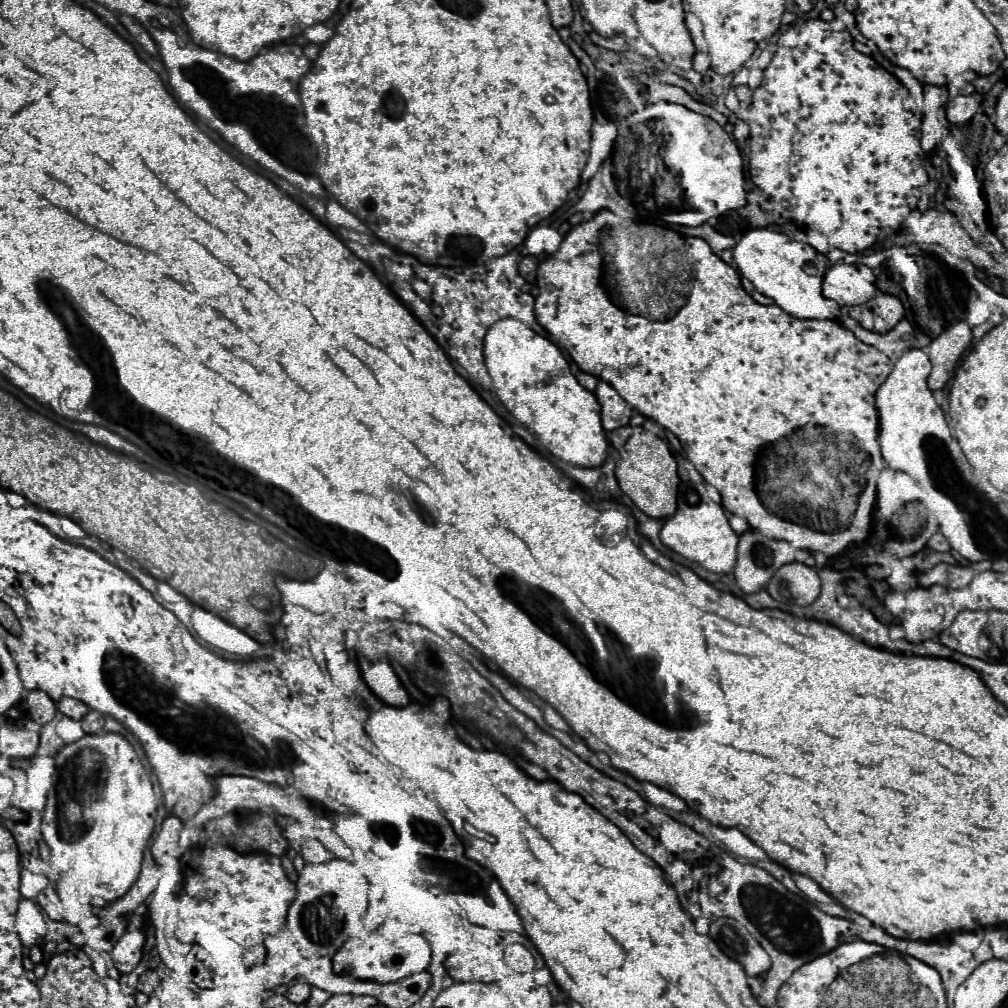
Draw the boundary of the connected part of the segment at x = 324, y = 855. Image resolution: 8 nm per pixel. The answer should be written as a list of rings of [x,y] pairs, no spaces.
[[[306,840],[300,848],[300,856],[304,858],[306,864],[320,864],[332,858],[332,854],[318,840]]]

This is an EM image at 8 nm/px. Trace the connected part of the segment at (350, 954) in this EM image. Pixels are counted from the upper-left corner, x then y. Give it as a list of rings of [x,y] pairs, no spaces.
[[[392,920],[384,922],[376,932],[372,932],[366,940],[348,940],[340,952],[332,958],[334,972],[348,972],[360,980],[376,980],[376,982],[392,982],[404,976],[412,976],[416,972],[426,970],[430,964],[430,944],[424,936],[412,934],[404,924]]]

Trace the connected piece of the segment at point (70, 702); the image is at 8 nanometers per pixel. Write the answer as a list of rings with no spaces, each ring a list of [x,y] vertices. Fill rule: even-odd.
[[[62,698],[62,700],[58,702],[58,710],[60,710],[64,716],[72,718],[72,720],[80,720],[80,718],[86,714],[88,708],[86,708],[80,700],[74,700],[74,698]]]

